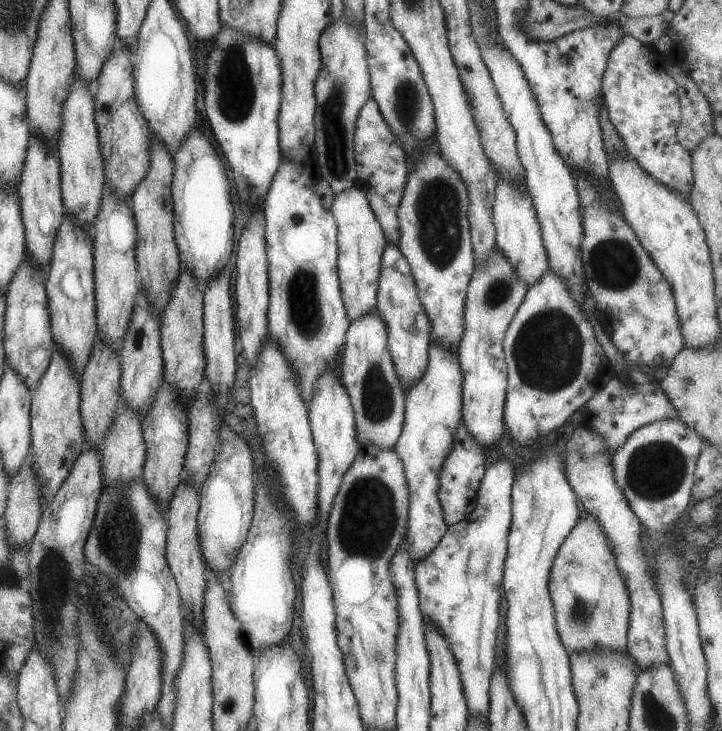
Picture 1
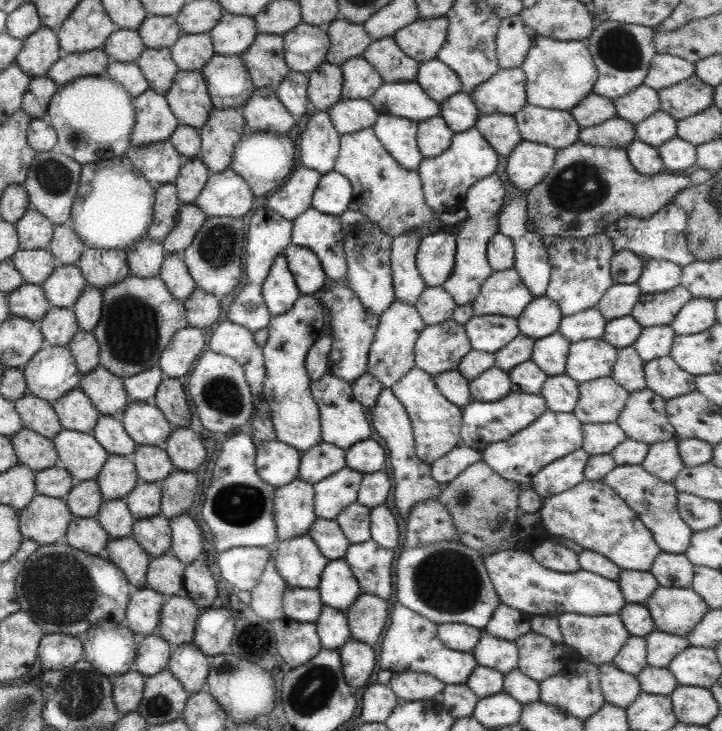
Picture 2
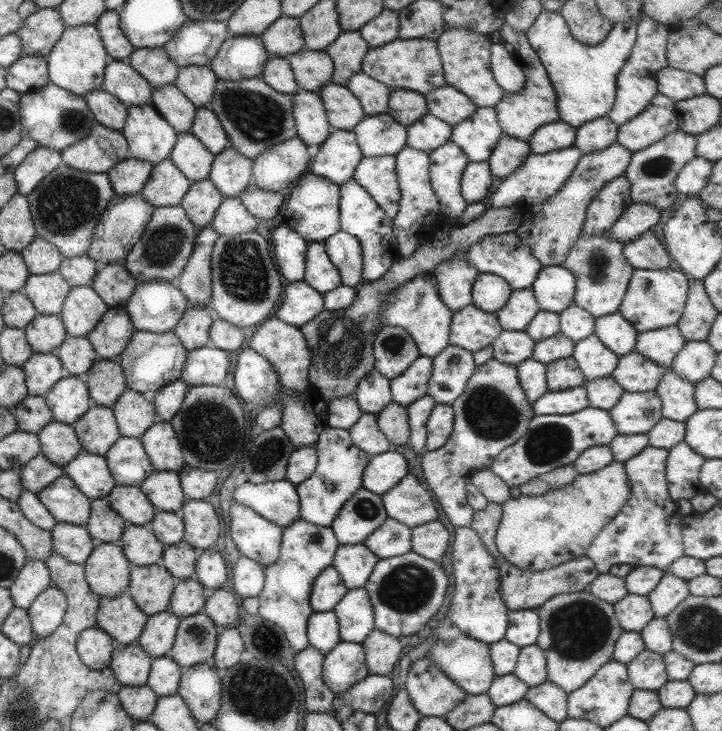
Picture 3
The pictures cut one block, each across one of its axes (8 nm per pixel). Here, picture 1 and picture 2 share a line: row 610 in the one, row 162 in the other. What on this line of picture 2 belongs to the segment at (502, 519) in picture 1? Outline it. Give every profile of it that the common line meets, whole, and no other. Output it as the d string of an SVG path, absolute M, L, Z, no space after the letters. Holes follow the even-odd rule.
M473 126L463 132L453 133L450 145L439 156L424 157L416 173L421 181L423 200L433 213L449 212L450 208L461 207L467 190L478 180L494 174L497 168L497 153Z

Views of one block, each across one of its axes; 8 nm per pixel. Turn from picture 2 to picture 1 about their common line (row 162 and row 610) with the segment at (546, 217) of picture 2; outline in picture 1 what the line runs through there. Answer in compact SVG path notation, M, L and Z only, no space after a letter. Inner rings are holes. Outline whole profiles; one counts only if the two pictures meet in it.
M586 512L579 518L557 549L547 588L553 605L555 628L568 654L590 653L594 649L628 654L628 592L605 534L591 514Z

